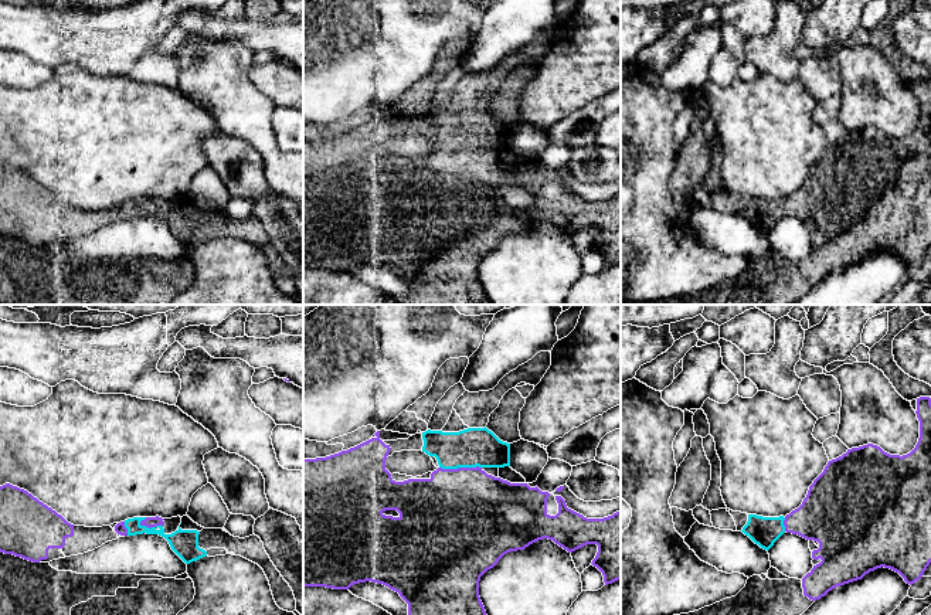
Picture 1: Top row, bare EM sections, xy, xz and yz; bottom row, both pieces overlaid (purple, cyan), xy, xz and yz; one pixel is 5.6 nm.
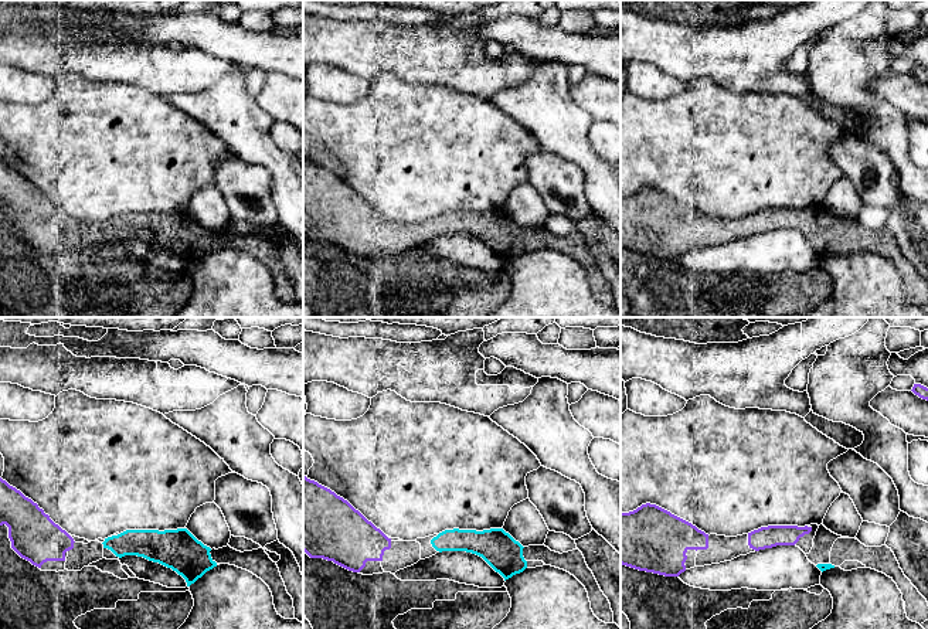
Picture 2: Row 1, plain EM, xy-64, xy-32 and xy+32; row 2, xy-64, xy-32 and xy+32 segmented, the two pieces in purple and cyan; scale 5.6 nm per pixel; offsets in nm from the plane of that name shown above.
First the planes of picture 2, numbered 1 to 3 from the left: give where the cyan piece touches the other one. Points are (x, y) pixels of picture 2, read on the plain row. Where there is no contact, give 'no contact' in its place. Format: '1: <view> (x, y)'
1: no contact
2: no contact
3: no contact

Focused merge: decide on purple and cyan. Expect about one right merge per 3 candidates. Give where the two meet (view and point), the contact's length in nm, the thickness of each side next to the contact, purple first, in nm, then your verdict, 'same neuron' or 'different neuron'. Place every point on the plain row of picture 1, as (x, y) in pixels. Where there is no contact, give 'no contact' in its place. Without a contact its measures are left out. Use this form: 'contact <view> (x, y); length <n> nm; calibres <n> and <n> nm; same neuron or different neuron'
contact xz (461, 150); length 240 nm; calibres 500 and 220 nm; same neuron

